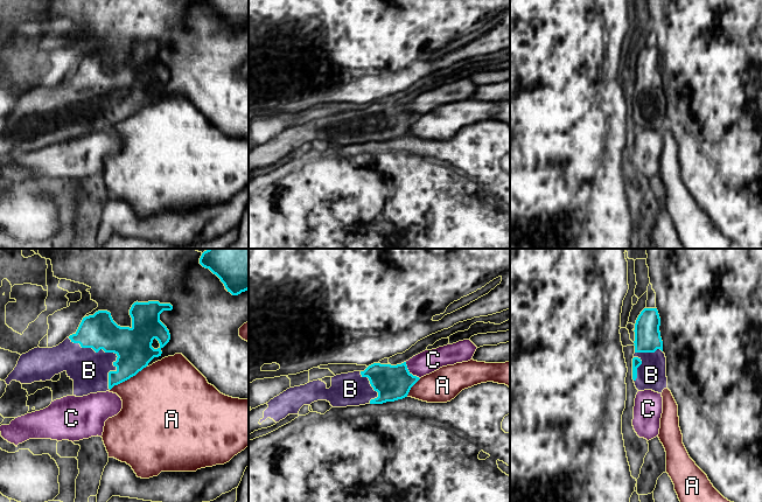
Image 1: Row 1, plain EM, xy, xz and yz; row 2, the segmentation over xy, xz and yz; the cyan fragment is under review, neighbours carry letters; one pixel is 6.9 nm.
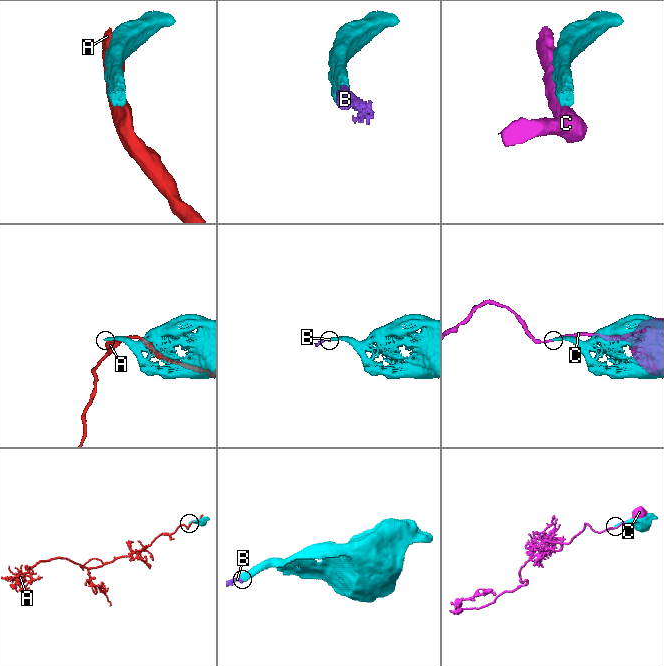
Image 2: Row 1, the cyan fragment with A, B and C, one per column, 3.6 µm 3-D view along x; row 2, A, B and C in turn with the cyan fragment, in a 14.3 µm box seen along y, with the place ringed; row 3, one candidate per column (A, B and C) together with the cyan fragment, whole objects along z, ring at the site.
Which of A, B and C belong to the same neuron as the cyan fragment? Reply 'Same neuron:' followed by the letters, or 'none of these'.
Same neuron: B

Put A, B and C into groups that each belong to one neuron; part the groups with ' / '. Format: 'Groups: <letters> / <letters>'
Groups: A / B / C

